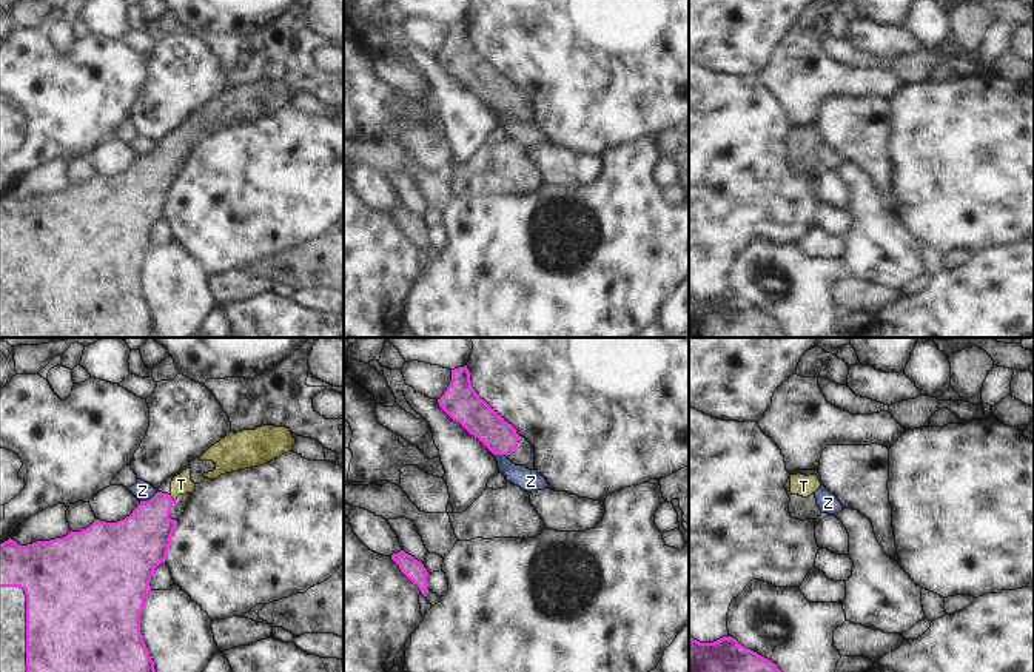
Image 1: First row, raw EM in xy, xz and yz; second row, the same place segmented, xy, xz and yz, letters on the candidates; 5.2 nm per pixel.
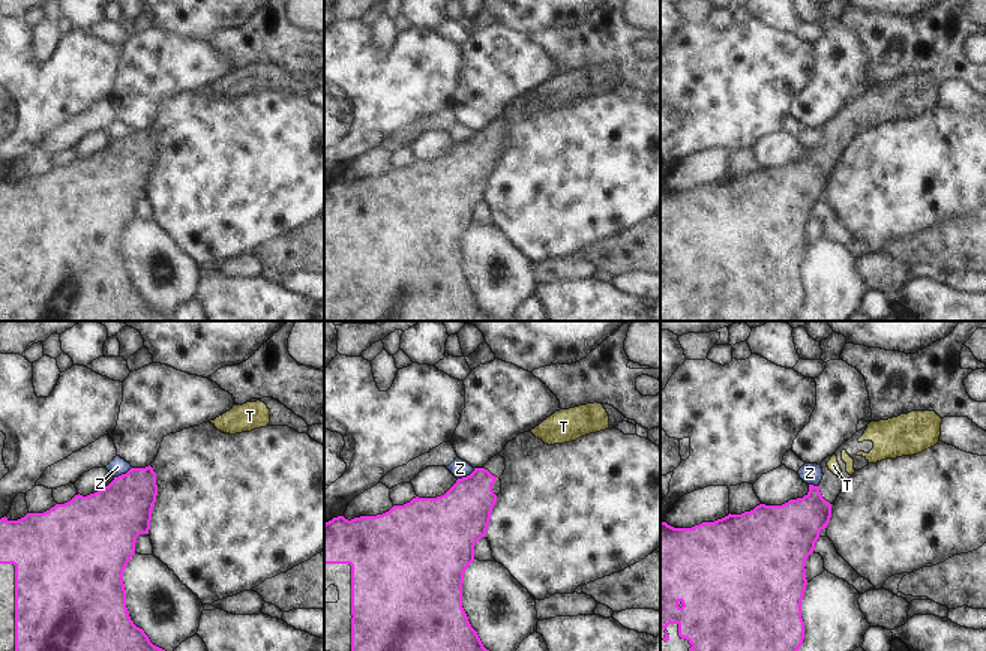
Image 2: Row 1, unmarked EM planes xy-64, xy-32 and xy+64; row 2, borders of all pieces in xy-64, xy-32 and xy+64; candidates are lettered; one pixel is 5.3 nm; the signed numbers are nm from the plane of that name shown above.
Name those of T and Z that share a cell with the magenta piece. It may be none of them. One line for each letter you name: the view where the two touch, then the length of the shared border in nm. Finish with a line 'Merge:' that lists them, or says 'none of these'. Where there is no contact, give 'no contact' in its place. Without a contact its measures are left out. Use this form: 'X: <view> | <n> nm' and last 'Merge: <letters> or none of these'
T: xy | 50 nm
Merge: T

